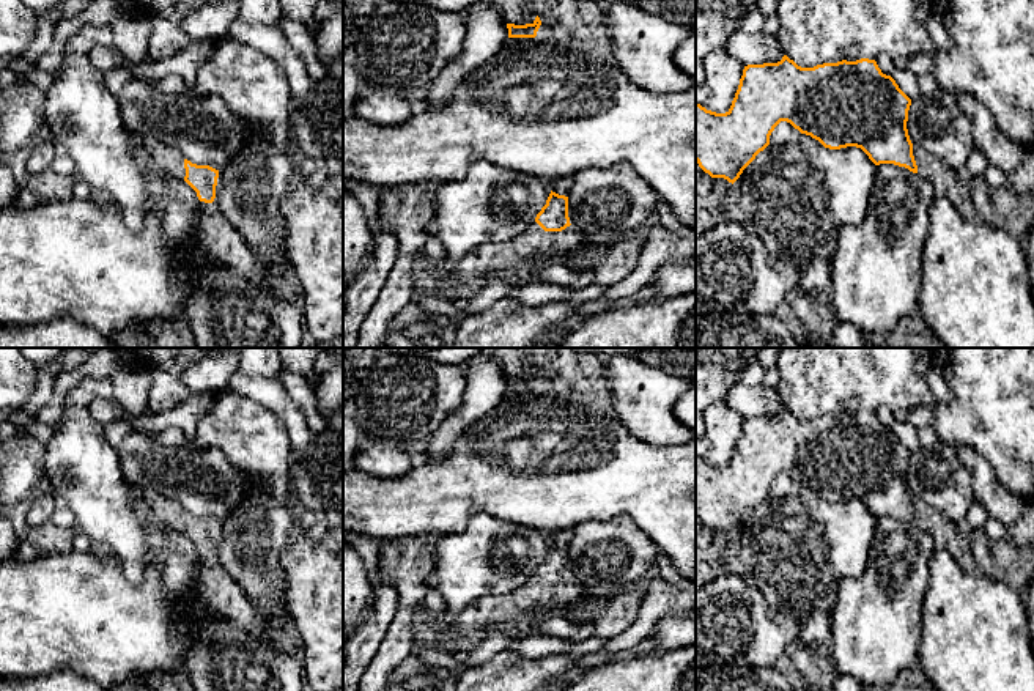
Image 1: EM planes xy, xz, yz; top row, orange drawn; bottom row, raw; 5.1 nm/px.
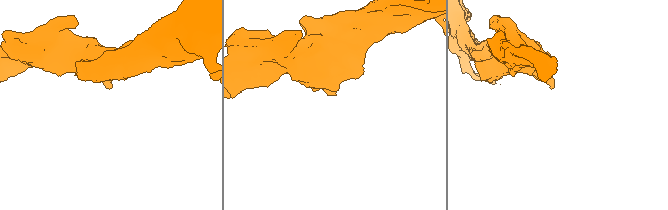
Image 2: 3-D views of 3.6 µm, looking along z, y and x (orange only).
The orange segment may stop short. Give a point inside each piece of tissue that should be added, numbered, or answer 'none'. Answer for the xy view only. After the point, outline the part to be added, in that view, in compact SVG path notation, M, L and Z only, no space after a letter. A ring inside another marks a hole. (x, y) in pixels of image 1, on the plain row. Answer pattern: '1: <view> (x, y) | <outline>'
1: xy (170, 512) | M151 490L143 491L143 499L164 523L170 524L179 532L184 532L184 508L178 502Z

